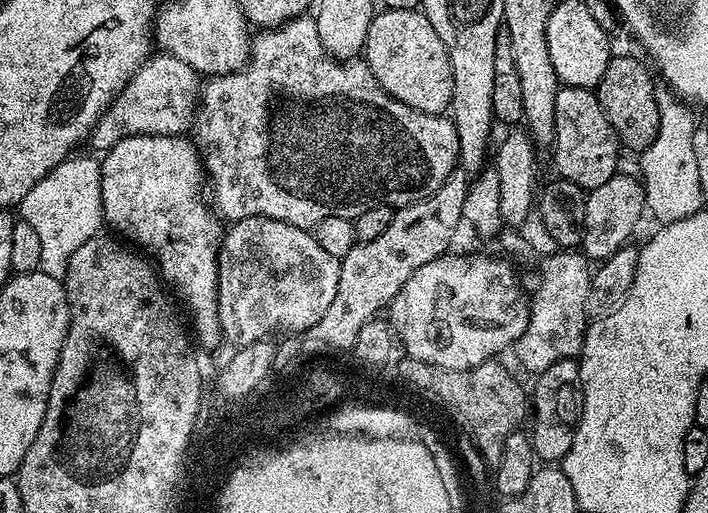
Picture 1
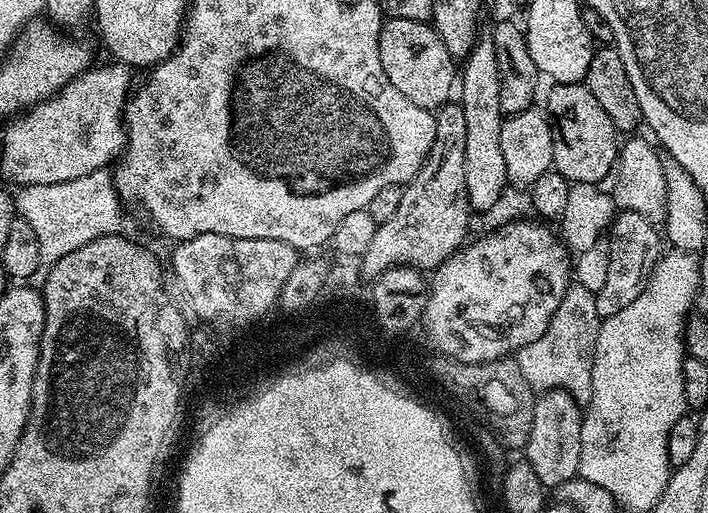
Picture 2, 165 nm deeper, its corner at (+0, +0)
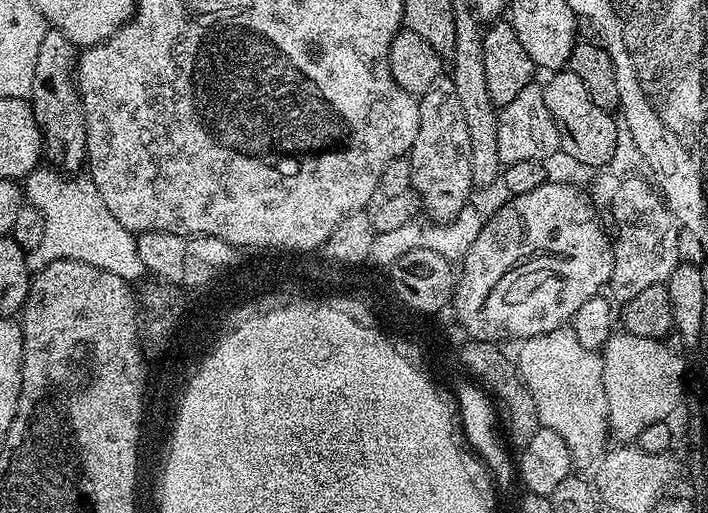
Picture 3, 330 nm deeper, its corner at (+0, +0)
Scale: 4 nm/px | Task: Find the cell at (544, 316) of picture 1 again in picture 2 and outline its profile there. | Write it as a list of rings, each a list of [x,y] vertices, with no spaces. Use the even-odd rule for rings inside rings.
[[[577,282],[569,283],[566,294],[552,316],[550,326],[538,342],[515,353],[514,364],[525,382],[537,393],[561,388],[584,406],[592,399],[593,356],[596,353],[601,317],[597,312],[596,295]]]

